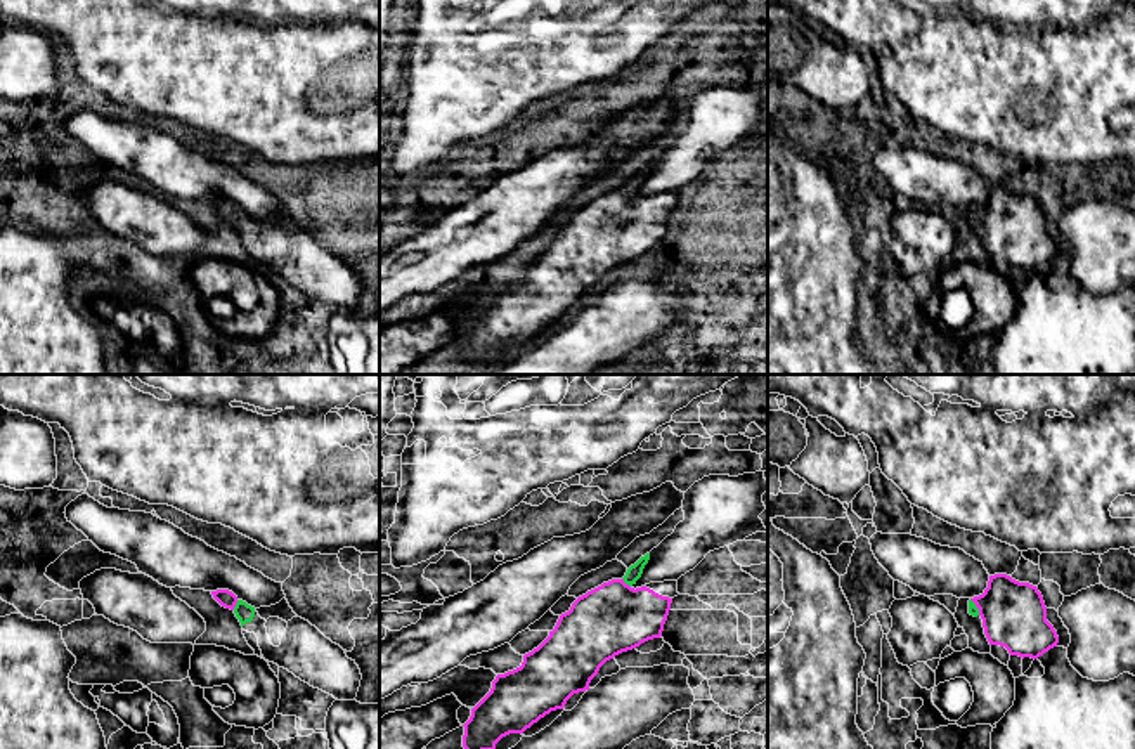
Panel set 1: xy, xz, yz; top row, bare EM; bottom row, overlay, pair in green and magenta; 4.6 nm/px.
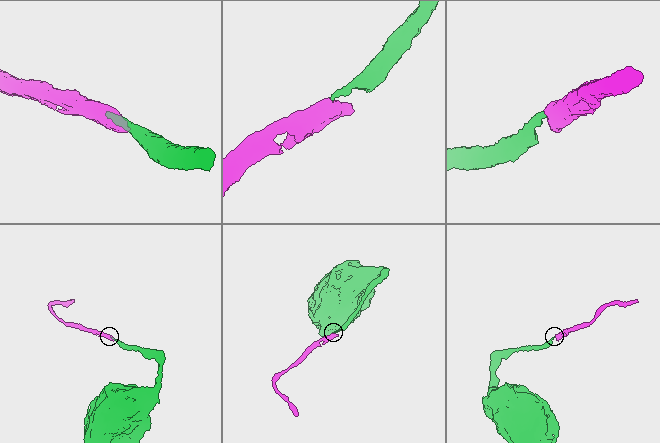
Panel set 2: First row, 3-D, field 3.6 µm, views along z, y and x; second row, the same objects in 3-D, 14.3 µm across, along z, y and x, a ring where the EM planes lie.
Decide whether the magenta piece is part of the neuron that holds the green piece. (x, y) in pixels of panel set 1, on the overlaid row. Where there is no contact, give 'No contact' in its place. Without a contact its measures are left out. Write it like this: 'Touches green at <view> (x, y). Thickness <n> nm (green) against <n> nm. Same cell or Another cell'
Touches green at xy (236, 605). Thickness 90 nm (green) against 80 nm. Same cell

